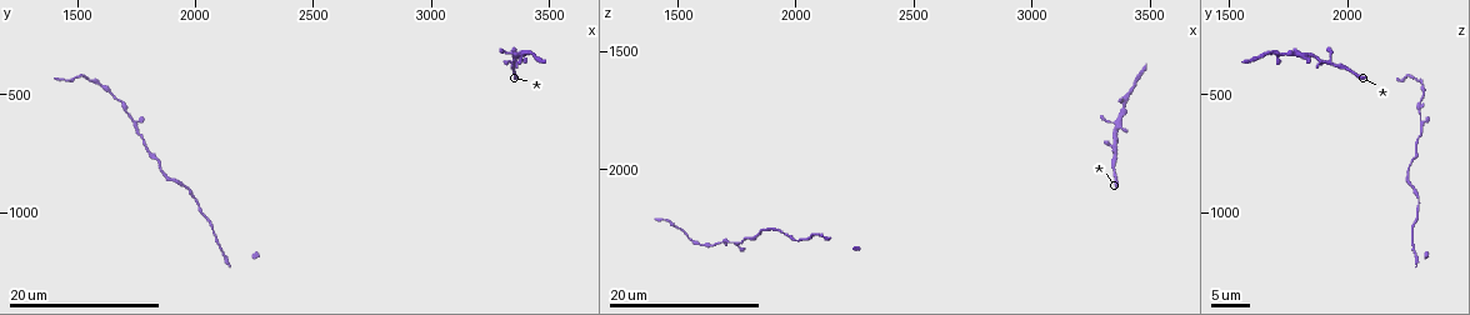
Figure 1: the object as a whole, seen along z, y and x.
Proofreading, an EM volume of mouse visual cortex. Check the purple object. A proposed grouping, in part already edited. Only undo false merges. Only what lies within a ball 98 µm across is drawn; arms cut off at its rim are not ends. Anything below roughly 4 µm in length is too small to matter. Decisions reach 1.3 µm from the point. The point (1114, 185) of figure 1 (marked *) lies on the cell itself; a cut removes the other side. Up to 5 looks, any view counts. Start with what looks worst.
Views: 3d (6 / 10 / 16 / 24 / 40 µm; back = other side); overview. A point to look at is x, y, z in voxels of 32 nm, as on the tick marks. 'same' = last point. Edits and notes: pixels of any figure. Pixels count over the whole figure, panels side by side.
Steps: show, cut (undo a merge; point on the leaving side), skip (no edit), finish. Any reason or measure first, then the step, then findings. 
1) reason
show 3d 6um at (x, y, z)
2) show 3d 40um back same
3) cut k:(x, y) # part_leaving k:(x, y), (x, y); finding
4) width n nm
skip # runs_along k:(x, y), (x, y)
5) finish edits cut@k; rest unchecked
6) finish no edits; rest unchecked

side arm on a straight run
show 3d 16um at (1720, 590, 2310)

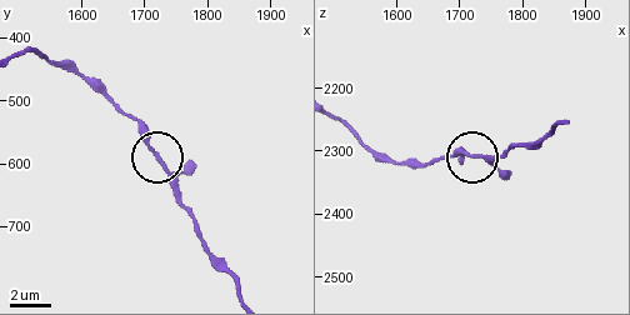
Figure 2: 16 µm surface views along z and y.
show 3d 6um at (1730, 600, 2305)

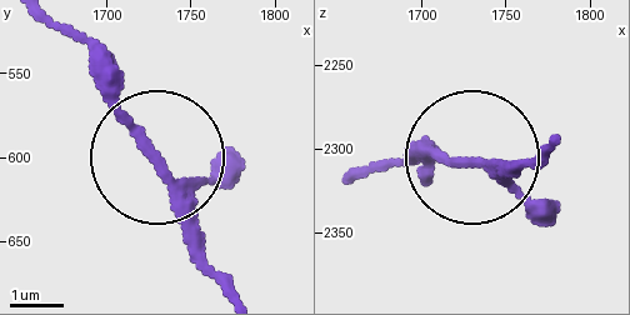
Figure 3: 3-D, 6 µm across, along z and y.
skip # runs_along 3:(551, 150), (386, 159); continuous, no second cell

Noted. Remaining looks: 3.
thin neck
show 3d 16um at (1960, 890, 2270)

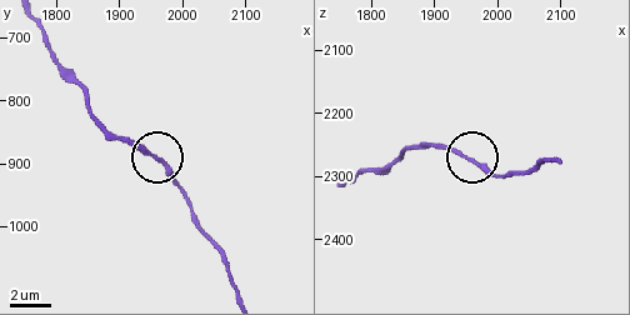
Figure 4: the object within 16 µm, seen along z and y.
show 3d 10um at (1955, 890, 2280)

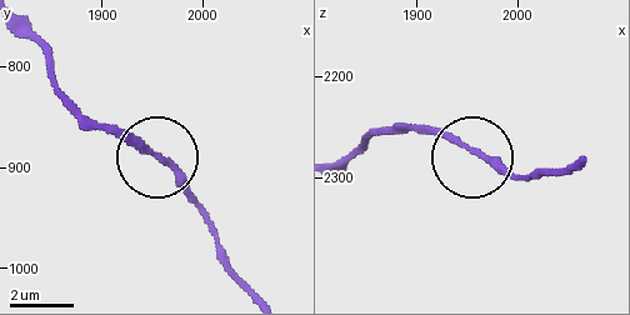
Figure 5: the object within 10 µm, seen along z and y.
width 190 nm
skip # one cell here

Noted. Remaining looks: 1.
finish no edits; rest unchecked

